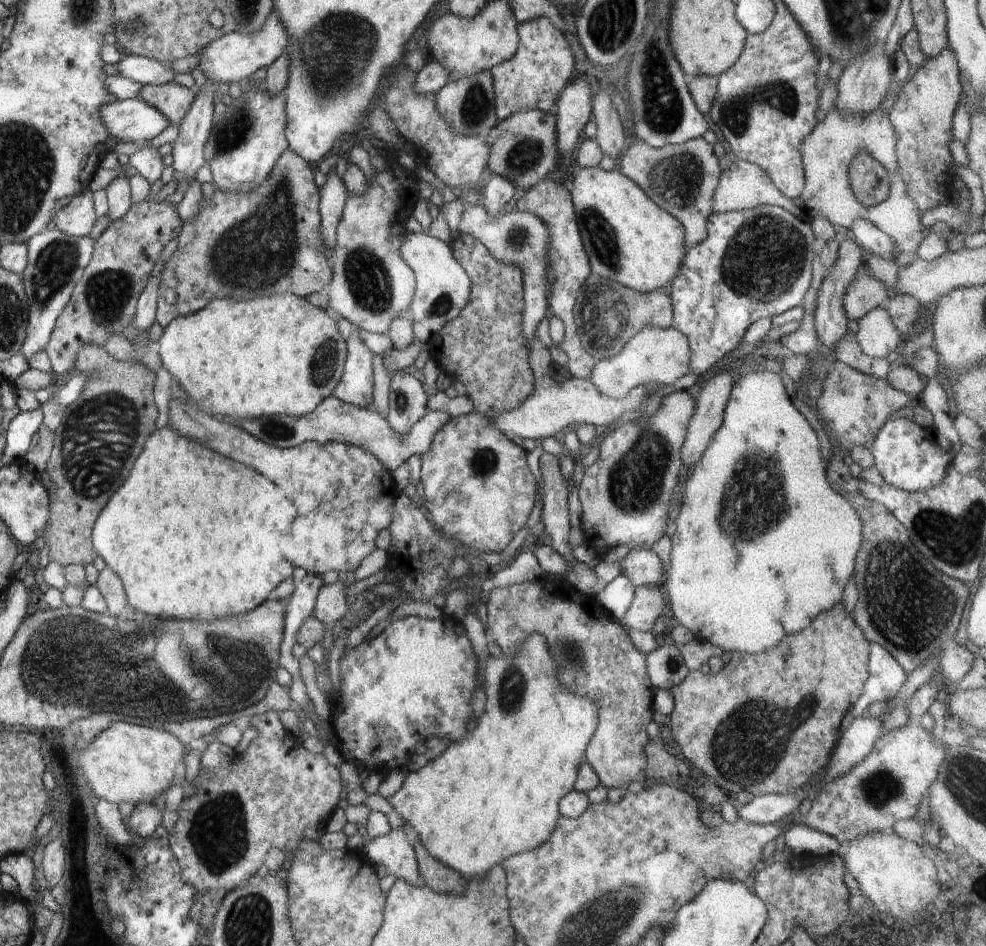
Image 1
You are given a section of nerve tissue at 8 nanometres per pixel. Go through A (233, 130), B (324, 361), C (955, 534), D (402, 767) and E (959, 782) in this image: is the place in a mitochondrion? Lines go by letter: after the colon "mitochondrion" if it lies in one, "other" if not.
A: mitochondrion
B: mitochondrion
C: mitochondrion
D: other
E: mitochondrion

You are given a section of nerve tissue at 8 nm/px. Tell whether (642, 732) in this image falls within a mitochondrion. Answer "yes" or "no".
no

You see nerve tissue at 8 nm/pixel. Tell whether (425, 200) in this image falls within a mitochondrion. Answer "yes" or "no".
no

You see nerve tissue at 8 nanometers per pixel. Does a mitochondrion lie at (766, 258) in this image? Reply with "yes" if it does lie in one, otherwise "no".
yes

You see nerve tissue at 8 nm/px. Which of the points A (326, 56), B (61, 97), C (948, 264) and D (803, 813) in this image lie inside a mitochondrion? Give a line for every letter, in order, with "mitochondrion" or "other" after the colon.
A: mitochondrion
B: other
C: other
D: other

